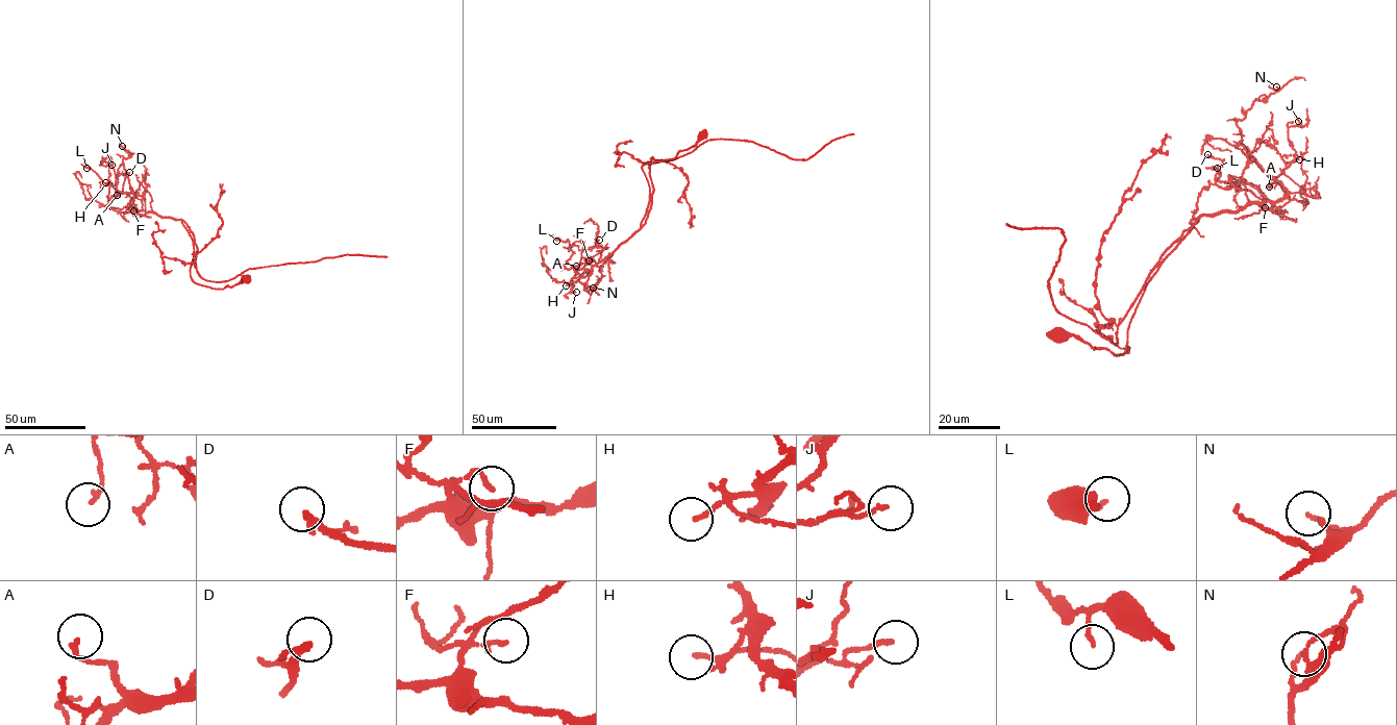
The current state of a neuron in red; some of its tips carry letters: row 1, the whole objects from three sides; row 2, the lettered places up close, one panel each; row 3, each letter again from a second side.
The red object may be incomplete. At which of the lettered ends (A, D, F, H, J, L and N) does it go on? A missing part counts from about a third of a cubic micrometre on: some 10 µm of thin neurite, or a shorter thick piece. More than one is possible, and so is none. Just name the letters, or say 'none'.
D, H

